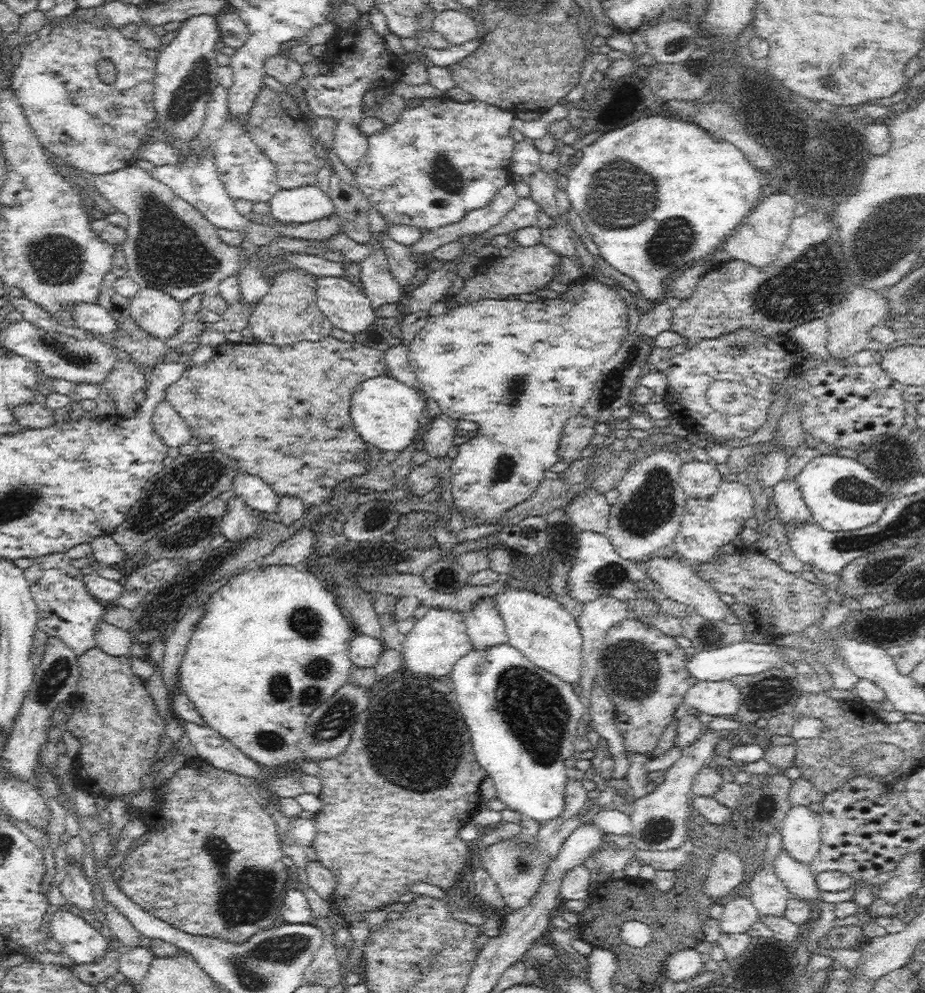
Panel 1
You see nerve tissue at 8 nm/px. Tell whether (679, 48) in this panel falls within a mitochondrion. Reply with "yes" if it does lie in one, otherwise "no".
yes

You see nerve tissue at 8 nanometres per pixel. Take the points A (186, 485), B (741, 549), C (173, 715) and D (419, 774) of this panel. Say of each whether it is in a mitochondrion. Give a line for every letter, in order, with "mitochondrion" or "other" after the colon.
A: mitochondrion
B: other
C: other
D: mitochondrion

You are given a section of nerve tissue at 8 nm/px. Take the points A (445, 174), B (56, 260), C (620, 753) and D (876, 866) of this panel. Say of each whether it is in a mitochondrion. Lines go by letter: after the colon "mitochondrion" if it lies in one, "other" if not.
A: mitochondrion
B: mitochondrion
C: other
D: other

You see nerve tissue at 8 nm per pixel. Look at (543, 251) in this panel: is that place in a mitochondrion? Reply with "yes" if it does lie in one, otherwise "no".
no

